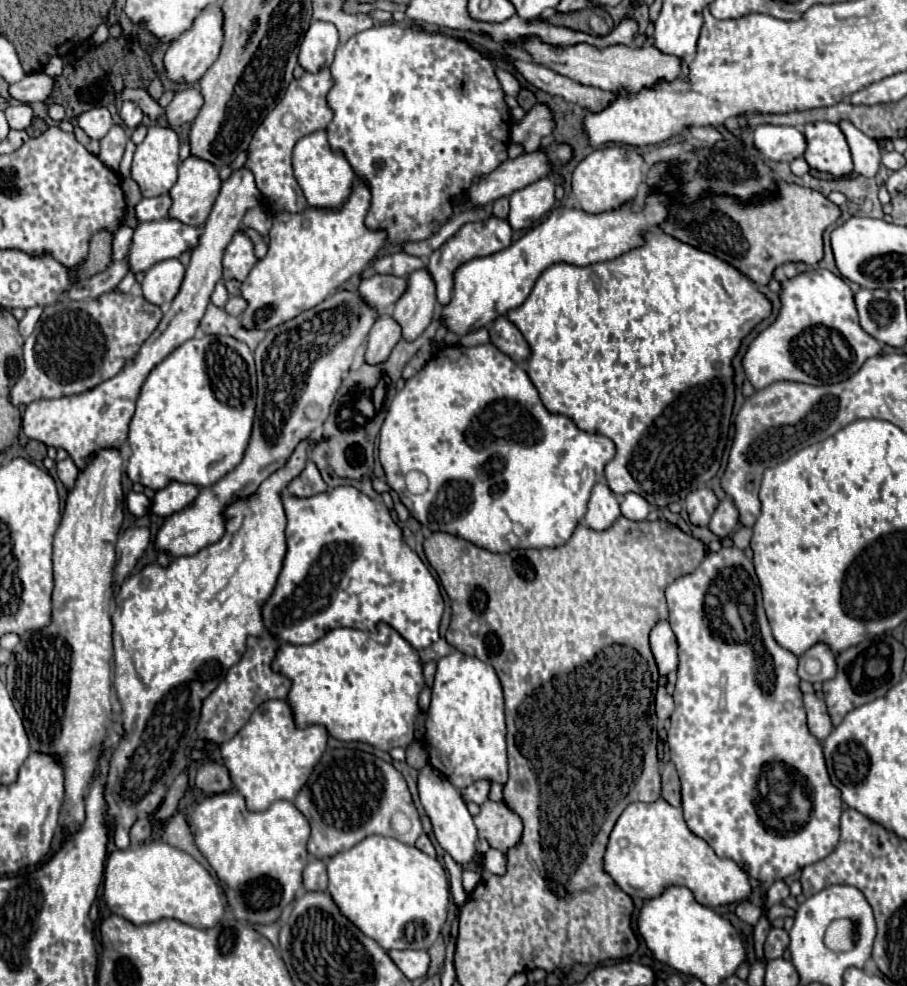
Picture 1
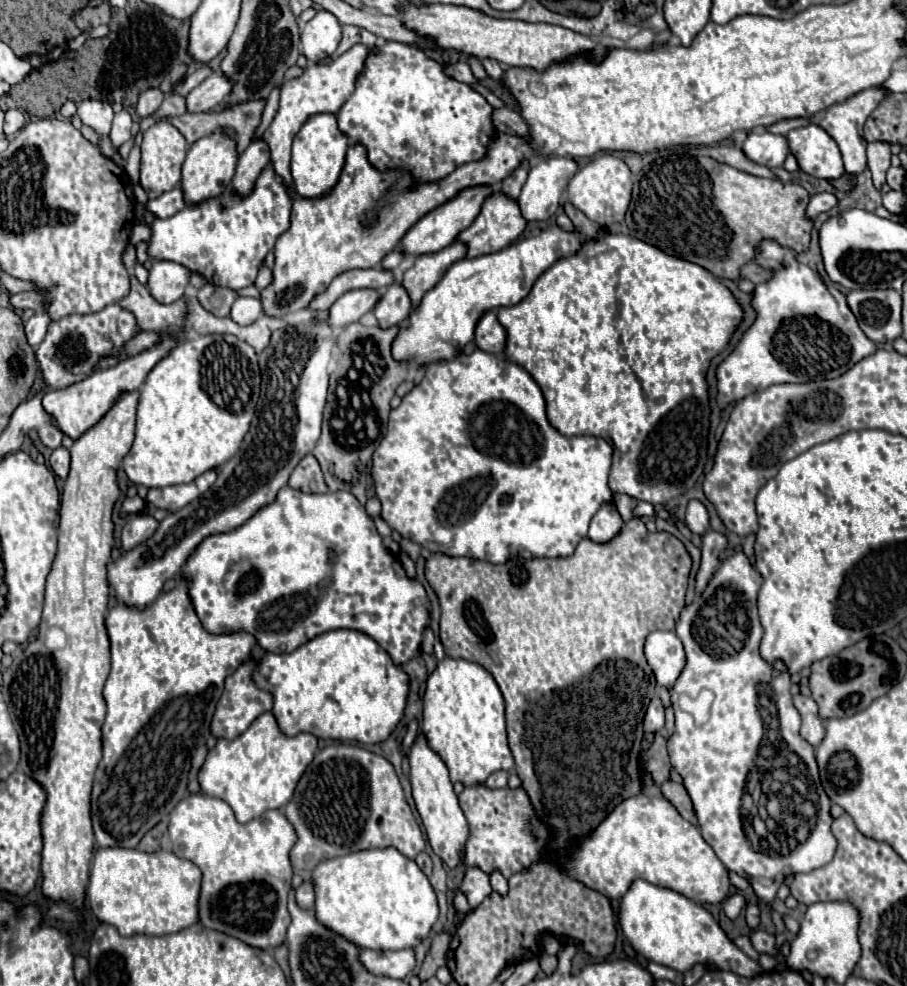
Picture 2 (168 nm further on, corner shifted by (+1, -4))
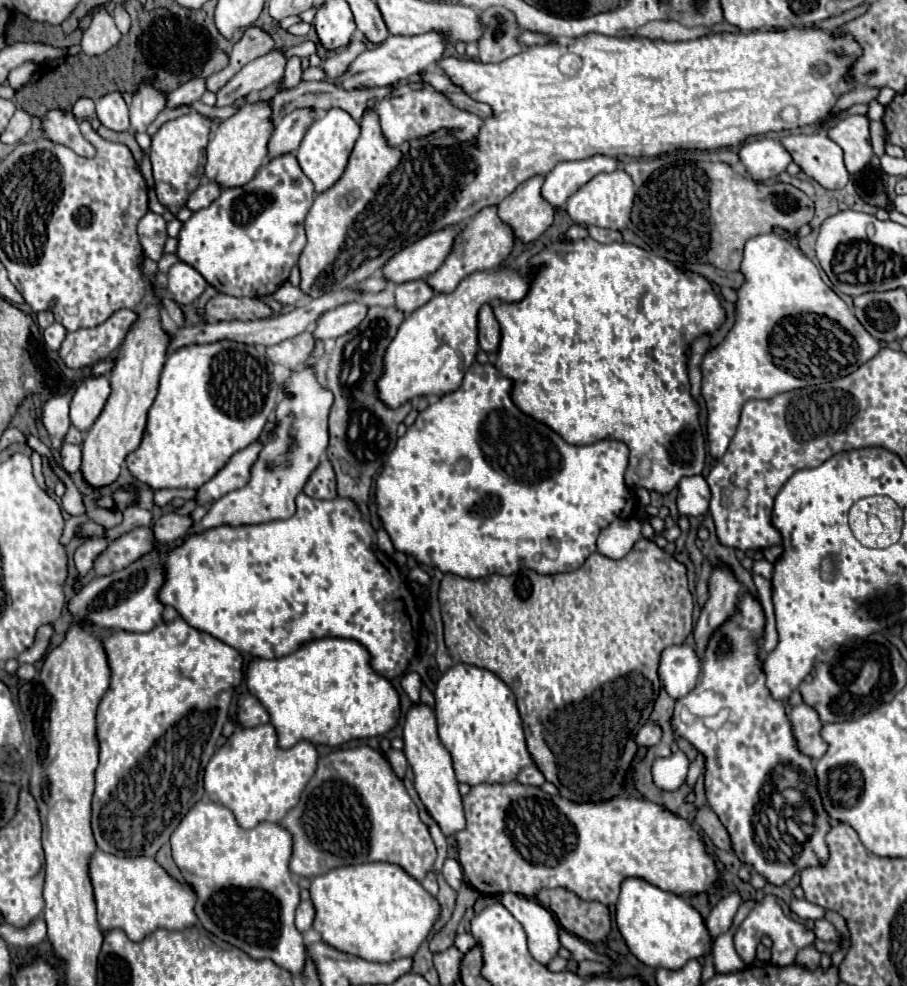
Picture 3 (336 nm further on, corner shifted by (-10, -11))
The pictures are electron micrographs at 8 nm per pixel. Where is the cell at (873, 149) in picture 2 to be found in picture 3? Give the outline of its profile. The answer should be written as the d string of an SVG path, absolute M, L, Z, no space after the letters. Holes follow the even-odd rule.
M870 122L870 136L872 136L872 146L874 154L880 158L884 154L884 124L882 122Z

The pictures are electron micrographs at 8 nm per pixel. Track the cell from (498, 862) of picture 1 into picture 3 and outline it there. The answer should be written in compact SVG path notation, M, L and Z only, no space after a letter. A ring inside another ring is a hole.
M514 892L500 894L500 902L524 926L528 934L528 950L532 958L540 964L548 964L560 948L558 924L552 912L540 906L536 900L518 896Z

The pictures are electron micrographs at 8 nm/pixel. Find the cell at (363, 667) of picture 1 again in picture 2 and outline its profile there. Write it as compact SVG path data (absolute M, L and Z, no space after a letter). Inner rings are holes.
M351 629L321 633L291 653L265 653L257 661L253 681L259 689L273 695L271 713L275 715L281 733L297 735L299 731L305 731L319 739L357 741L365 745L385 741L391 735L403 717L409 693L409 677L389 661L389 655L371 637Z

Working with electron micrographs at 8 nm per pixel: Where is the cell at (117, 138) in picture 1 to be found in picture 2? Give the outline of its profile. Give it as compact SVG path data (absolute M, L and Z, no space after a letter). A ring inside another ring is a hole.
M127 109L115 113L113 119L113 129L111 129L111 141L119 149L125 141L131 139L131 127L133 127L133 117Z

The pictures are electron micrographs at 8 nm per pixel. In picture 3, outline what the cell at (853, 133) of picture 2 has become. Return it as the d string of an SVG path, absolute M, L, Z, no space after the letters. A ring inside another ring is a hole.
M866 114L840 120L828 130L828 136L844 150L844 164L850 174L858 174L870 164L874 152L870 142L870 118Z

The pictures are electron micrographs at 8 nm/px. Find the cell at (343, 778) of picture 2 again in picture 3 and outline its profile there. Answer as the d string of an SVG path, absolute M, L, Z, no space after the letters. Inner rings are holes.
M368 746L352 750L336 750L326 758L318 760L318 770L302 792L300 802L292 808L282 826L294 836L294 852L290 860L290 870L296 876L318 876L332 868L346 864L364 864L364 862L390 862L402 866L412 878L422 882L428 870L432 870L436 860L436 846L426 824L418 818L418 808L408 796L404 782L392 772L388 760L382 752Z

